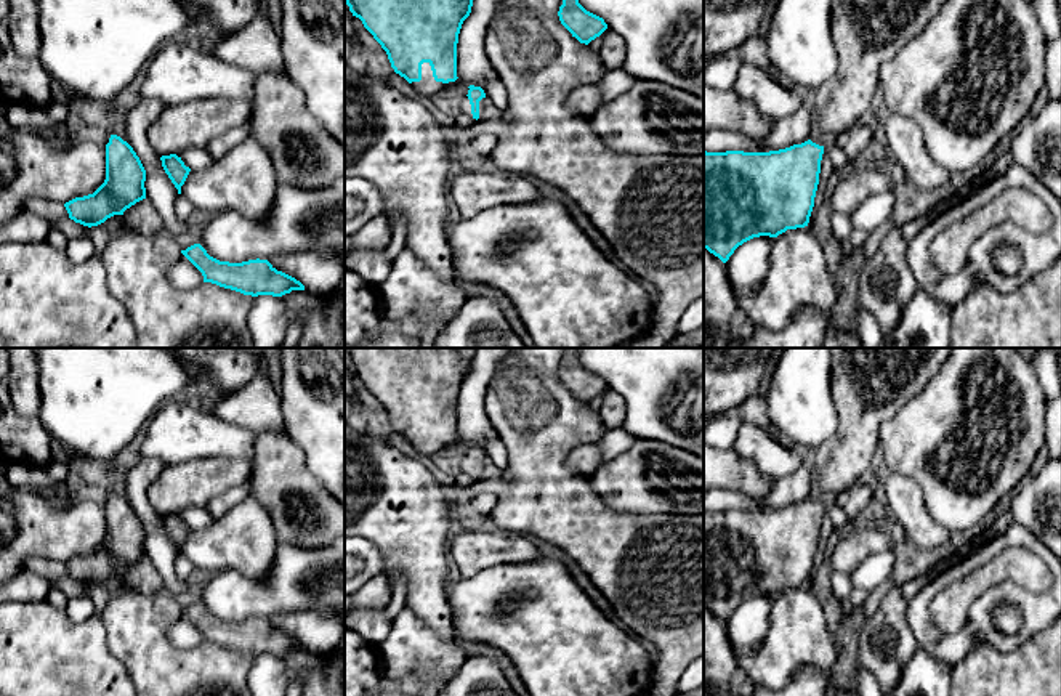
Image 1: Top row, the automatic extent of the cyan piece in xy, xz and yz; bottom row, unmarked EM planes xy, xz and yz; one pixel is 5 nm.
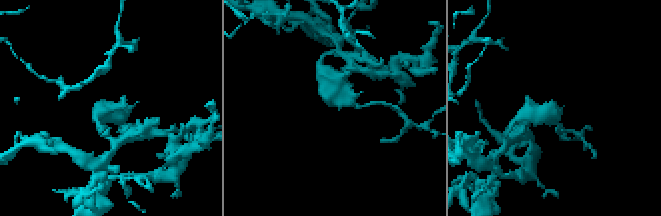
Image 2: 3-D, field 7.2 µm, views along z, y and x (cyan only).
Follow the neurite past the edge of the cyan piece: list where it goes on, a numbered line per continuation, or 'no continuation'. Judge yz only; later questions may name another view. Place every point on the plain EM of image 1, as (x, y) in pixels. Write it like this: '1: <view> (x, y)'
1: yz (869, 385)

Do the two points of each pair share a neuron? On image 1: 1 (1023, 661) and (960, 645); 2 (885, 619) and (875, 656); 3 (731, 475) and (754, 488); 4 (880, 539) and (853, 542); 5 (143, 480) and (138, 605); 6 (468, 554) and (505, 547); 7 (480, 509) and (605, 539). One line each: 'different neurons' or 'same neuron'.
1: different neurons
2: same neuron
3: same neuron
4: same neuron
5: different neurons
6: same neuron
7: different neurons

